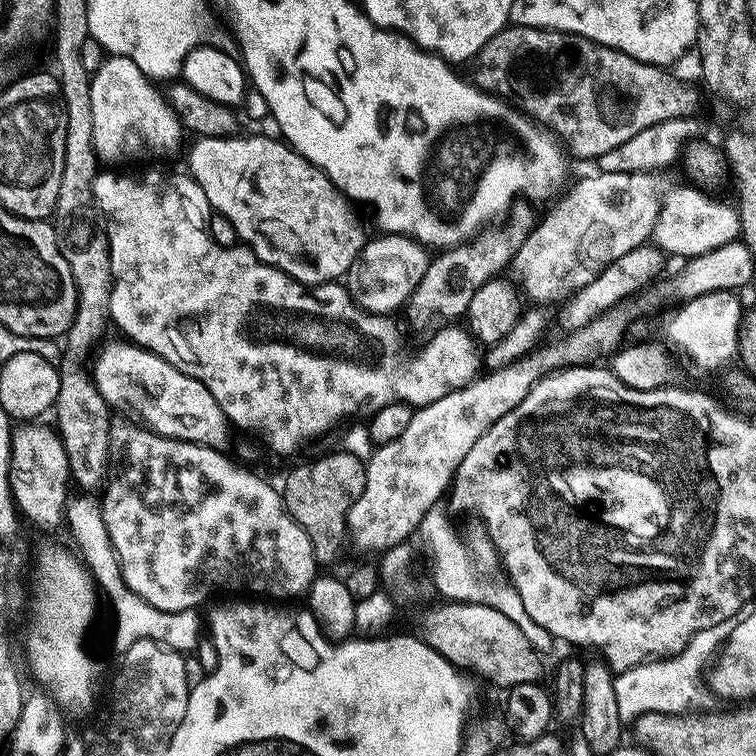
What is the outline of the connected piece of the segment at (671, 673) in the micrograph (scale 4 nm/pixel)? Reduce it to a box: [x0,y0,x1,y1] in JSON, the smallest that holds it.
[614,619,735,722]

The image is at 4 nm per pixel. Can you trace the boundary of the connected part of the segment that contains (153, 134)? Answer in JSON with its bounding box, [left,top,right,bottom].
[90,55,186,166]

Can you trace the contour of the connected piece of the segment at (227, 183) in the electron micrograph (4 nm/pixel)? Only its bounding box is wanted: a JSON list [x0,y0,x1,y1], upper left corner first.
[188,134,366,284]

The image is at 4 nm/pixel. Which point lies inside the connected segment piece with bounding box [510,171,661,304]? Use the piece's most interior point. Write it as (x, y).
(602, 217)

